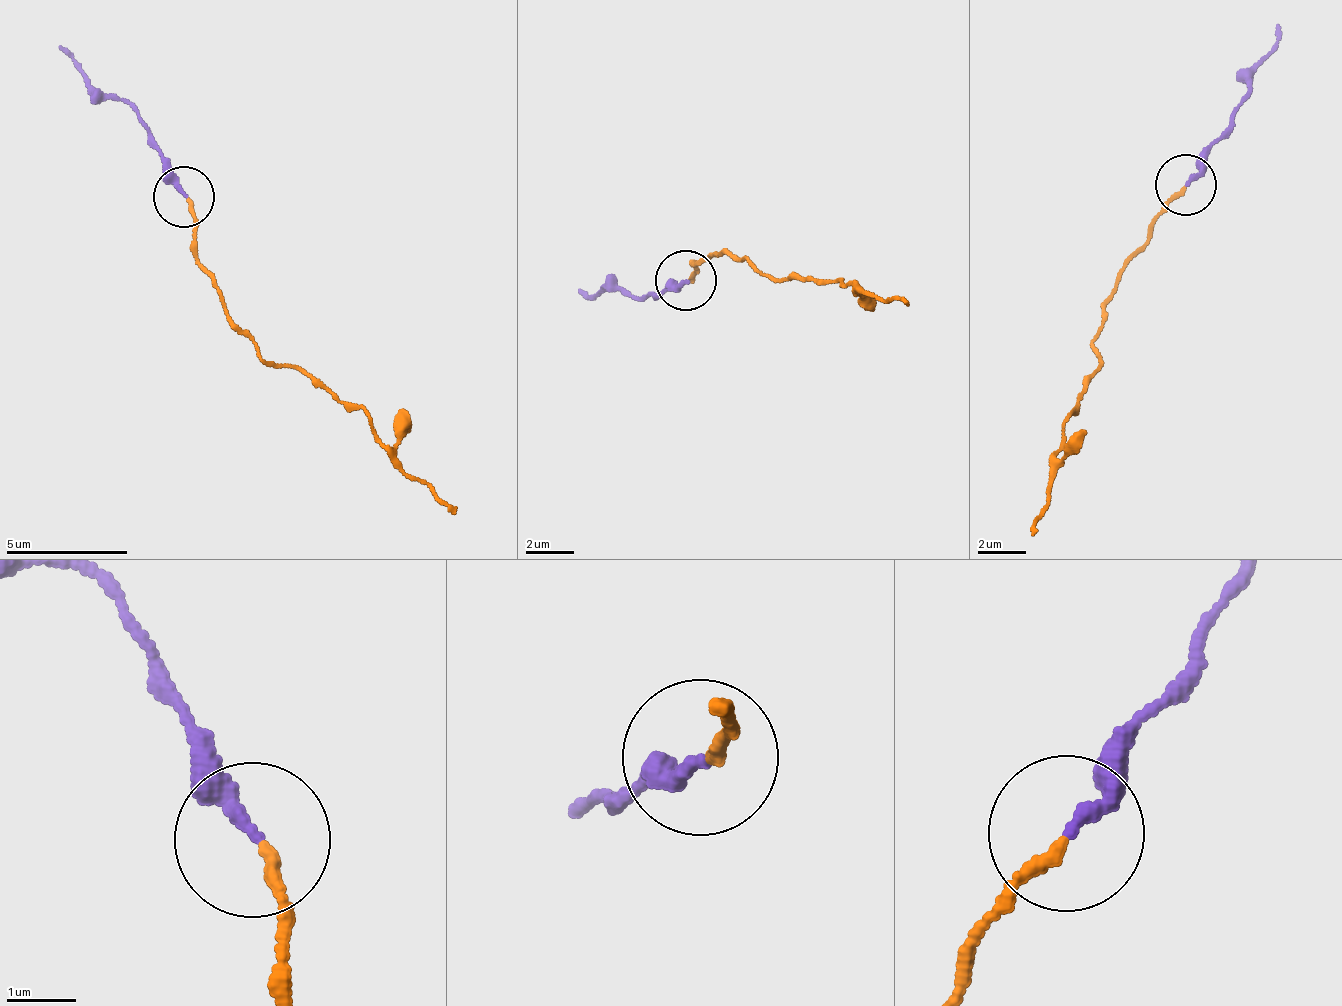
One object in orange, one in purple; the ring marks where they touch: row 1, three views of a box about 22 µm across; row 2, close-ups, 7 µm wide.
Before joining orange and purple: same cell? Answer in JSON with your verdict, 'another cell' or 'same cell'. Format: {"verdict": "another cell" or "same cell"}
{"verdict": "same cell"}

